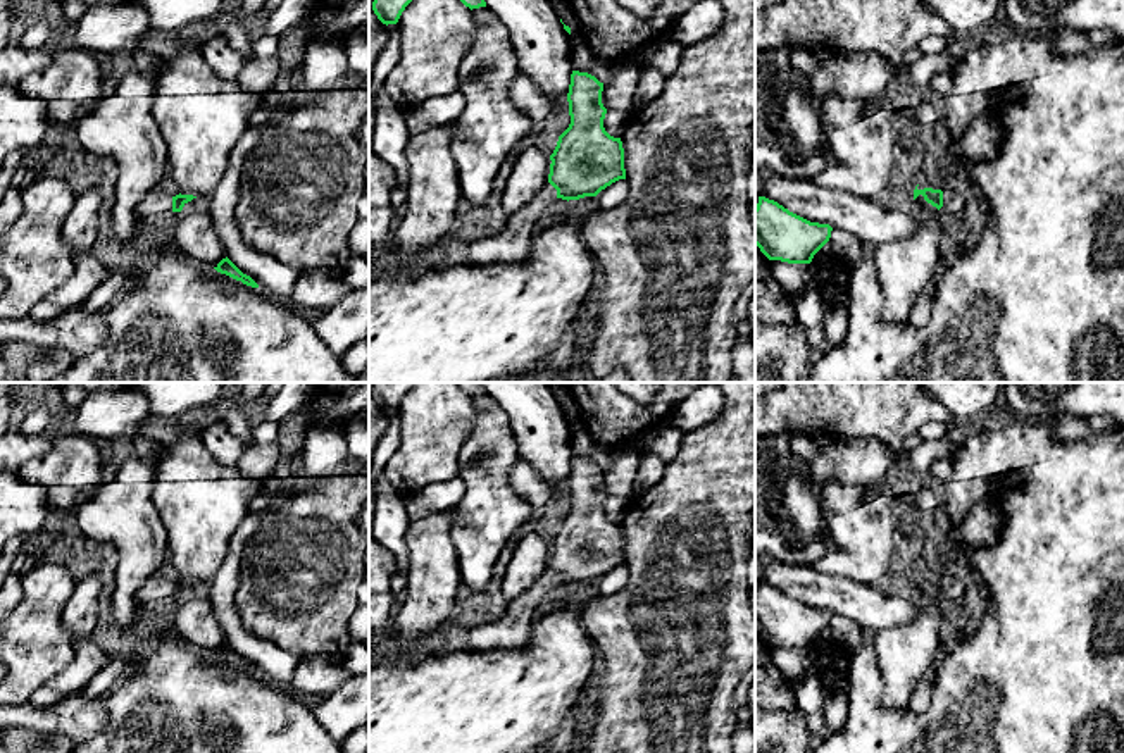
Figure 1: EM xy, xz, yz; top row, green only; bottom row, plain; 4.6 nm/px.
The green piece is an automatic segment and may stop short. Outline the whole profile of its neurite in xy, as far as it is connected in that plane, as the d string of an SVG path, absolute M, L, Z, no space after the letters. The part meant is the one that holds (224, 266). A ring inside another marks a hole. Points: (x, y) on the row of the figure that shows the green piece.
M228 257L222 258L214 269L236 281L241 281L247 286L259 288L259 284L250 276L243 274Z

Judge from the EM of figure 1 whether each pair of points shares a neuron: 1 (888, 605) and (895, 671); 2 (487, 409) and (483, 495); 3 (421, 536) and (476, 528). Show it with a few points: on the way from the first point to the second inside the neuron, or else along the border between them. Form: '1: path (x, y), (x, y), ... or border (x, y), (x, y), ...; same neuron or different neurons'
1: border (917, 598), (919, 612), (911, 621), (876, 633); different neurons
2: path (487, 429), (487, 474); same neuron
3: border (452, 524), (452, 543), (461, 571); different neurons

